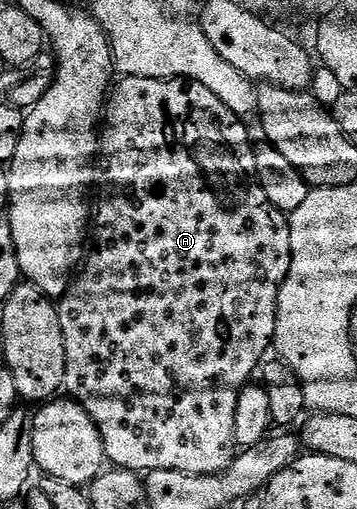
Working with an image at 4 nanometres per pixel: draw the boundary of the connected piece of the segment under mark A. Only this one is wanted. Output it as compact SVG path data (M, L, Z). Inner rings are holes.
M123 77L122 80L110 90L109 100L105 106L105 124L101 129L101 165L103 161L103 198L99 205L93 209L93 236L89 241L89 248L85 253L85 260L81 268L74 274L71 286L67 288L67 294L58 298L59 318L61 319L61 335L65 339L65 379L63 389L70 400L78 405L93 419L97 431L101 435L104 458L112 466L120 469L133 469L136 471L150 471L153 469L176 469L186 473L220 473L233 463L237 446L233 435L233 415L237 415L237 399L241 391L252 380L251 372L260 368L261 362L268 356L275 340L275 316L277 315L277 303L279 302L279 289L283 286L283 280L289 275L291 266L291 223L288 214L281 212L273 203L269 203L269 195L259 186L257 175L257 163L255 162L256 146L251 145L251 137L247 134L248 126L240 121L209 87L205 87L196 81L189 81L181 77L172 77L166 81L161 79L149 79L148 77Z

